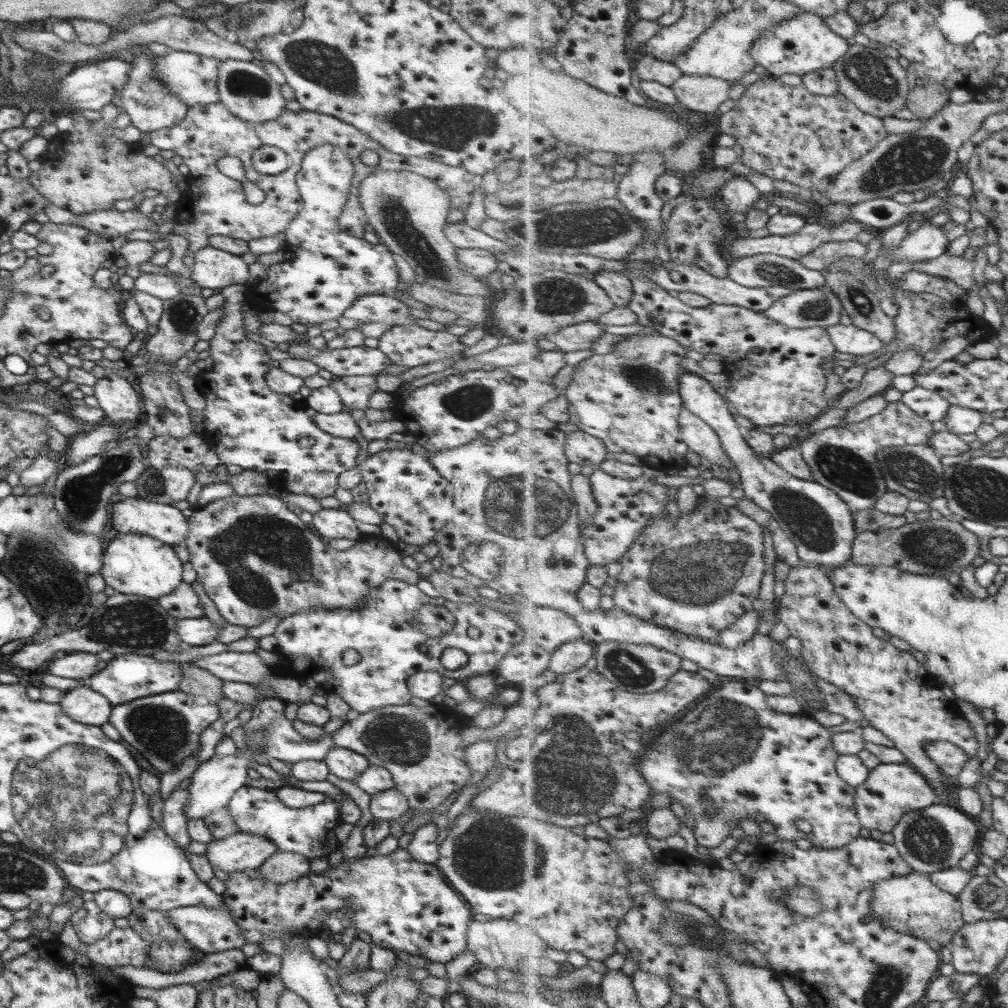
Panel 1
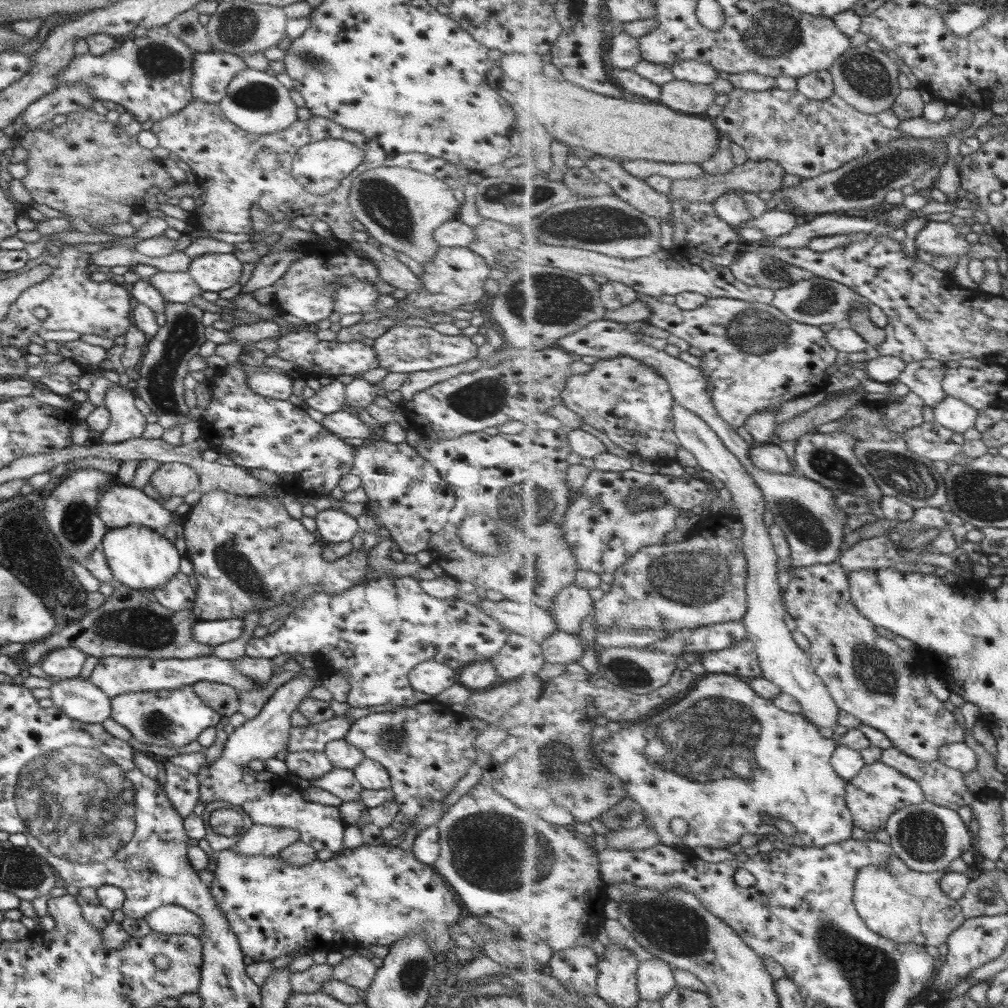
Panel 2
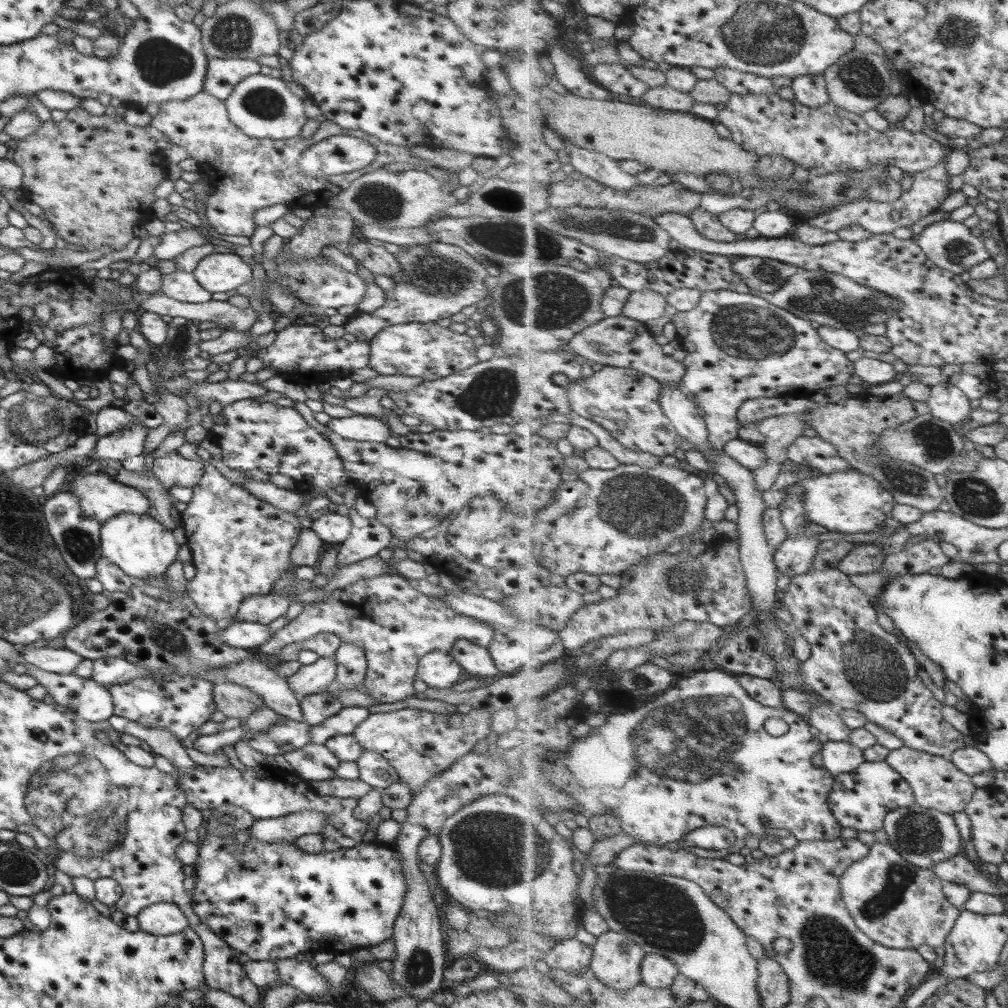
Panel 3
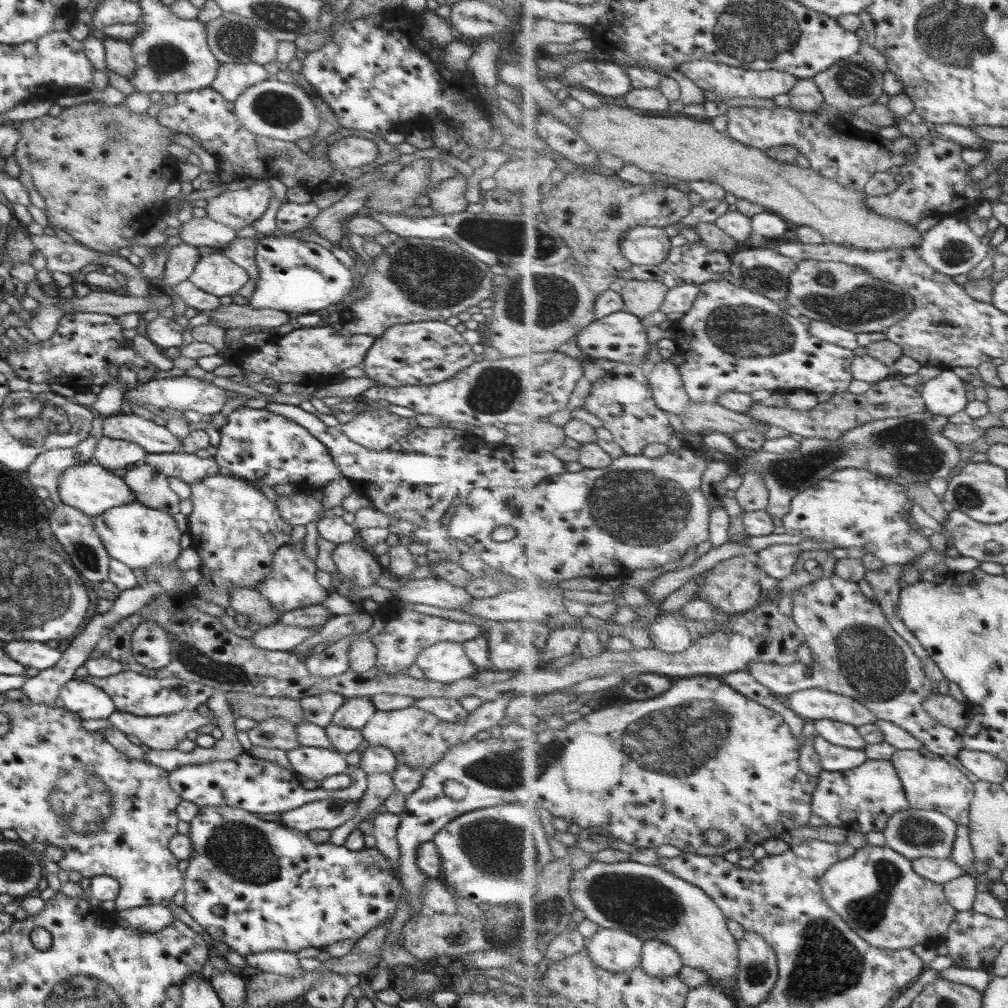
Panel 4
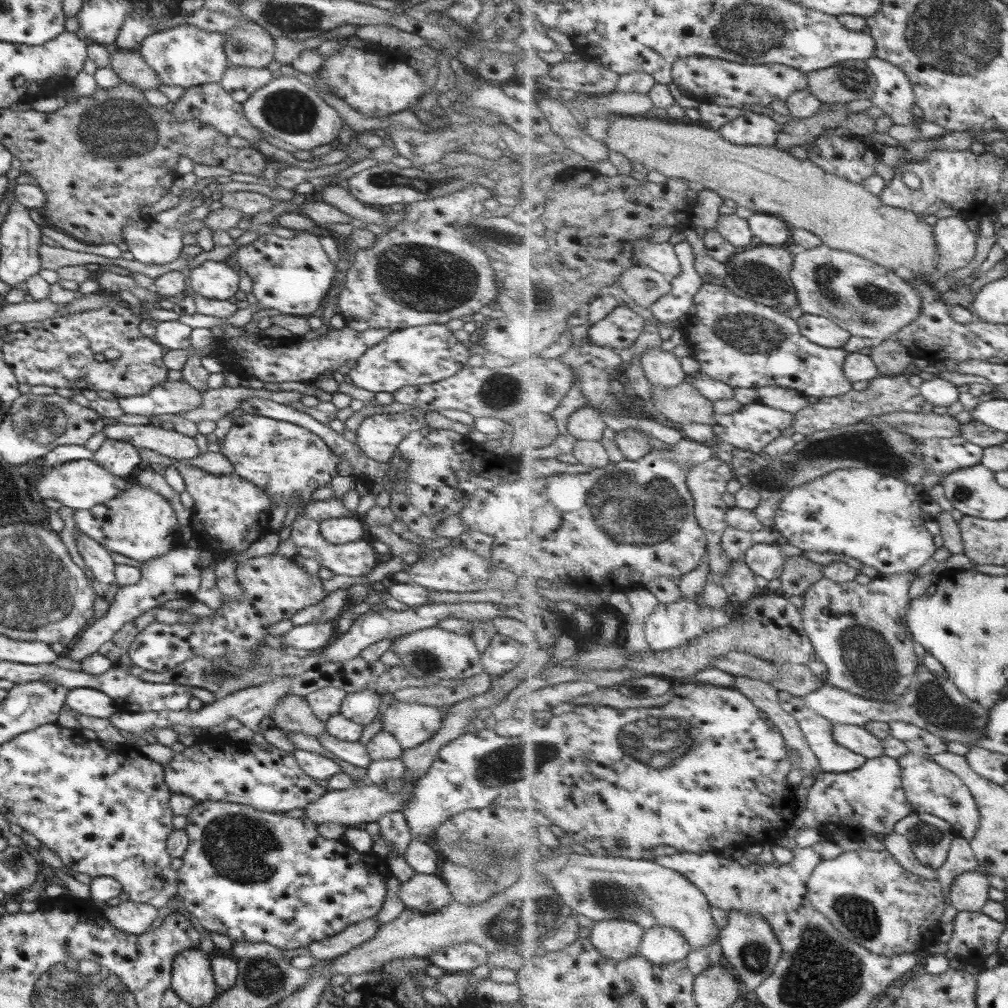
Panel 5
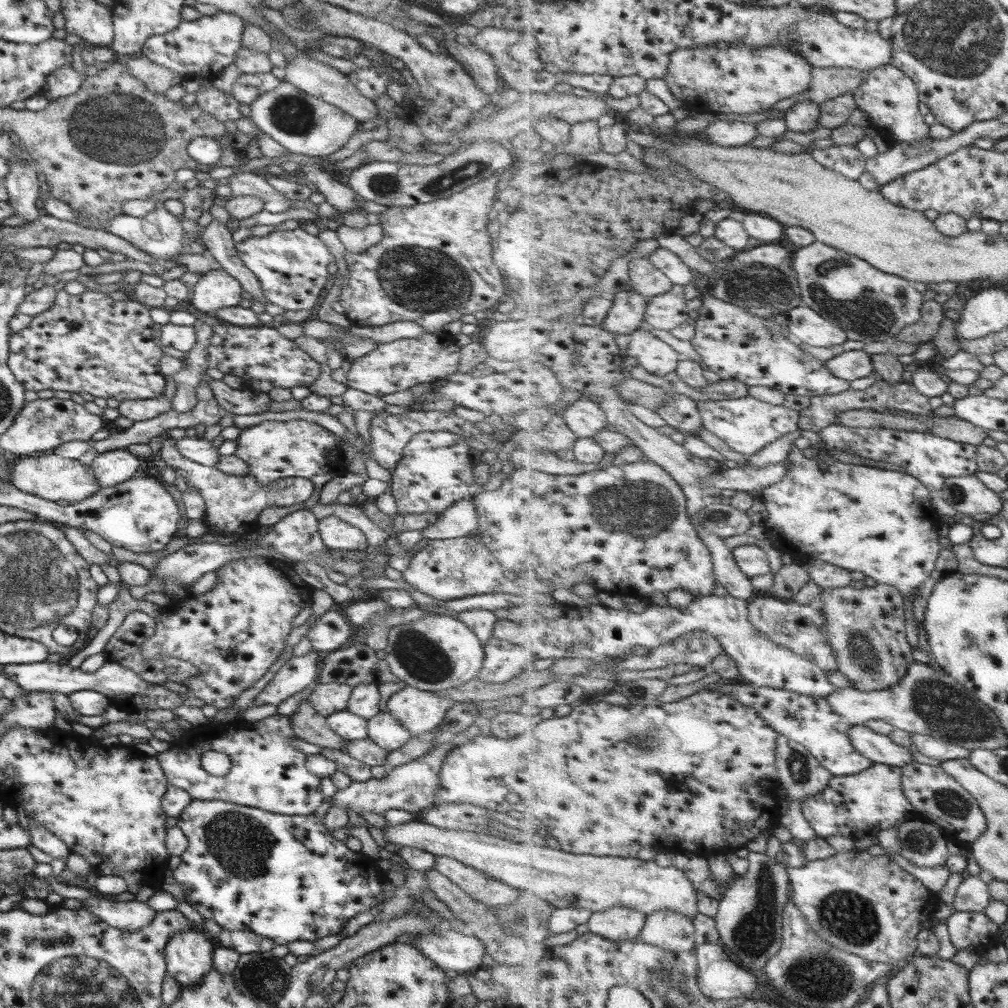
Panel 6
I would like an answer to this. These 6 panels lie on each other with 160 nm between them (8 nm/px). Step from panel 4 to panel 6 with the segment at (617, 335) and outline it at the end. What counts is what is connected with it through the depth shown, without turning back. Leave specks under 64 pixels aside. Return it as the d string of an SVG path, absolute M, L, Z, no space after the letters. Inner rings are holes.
M636 289L618 292L602 326L613 335L631 335L644 326L648 301Z

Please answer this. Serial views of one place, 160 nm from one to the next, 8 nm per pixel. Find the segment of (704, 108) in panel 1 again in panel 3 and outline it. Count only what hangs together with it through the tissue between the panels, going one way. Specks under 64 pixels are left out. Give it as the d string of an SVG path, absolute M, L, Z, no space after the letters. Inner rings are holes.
M667 85L649 88L647 95L642 99L642 104L651 108L679 113L689 113L691 106L695 103L691 94L679 92Z

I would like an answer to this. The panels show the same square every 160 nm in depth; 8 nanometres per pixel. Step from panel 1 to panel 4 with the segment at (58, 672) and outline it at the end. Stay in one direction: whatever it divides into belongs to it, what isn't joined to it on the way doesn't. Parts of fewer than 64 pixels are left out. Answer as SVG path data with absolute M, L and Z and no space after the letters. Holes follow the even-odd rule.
M11 640L5 642L3 650L8 658L17 664L38 671L55 667L62 655L62 652L56 648L50 648L45 643L31 641Z

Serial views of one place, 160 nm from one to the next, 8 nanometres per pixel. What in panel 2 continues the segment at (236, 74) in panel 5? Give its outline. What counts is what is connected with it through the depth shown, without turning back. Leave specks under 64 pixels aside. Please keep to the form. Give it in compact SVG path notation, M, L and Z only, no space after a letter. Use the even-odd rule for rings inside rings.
M223 52L193 53L189 93L192 100L219 103L225 96L227 84L237 72L247 68L241 58Z

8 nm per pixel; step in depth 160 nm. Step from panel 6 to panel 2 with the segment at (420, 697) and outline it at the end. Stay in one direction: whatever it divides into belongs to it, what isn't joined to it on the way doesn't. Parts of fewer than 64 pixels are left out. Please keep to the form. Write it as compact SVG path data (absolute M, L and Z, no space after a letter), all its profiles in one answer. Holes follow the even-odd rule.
M420 700L417 704L414 704L410 707L400 707L385 712L373 712L371 714L368 714L367 716L362 716L361 718L354 720L349 725L349 728L347 728L347 732L343 735L342 739L347 744L350 744L352 747L360 750L363 753L364 758L368 758L369 760L373 760L376 763L379 763L387 771L387 774L390 778L389 789L392 792L394 803L397 806L397 811L399 814L403 815L403 818L407 820L410 826L414 826L414 824L416 824L415 817L417 817L419 813L423 813L423 810L427 809L427 806L429 804L435 804L436 802L438 802L438 800L442 800L444 796L447 796L447 794L449 794L449 792L451 792L451 790L453 790L453 788L455 787L456 782L458 780L461 780L461 778L465 776L467 769L469 768L469 766L471 766L471 764L473 764L475 756L477 754L476 750L474 749L475 737L481 731L485 730L488 725L489 724L487 724L485 721L476 719L475 717L466 718L460 713L454 713L445 704L437 702L434 704L430 704L423 700Z

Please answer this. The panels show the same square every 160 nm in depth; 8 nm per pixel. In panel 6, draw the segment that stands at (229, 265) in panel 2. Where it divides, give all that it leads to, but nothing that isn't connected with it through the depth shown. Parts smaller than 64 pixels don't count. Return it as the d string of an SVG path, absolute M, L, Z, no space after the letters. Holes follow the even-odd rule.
M208 270L193 285L190 301L197 311L211 314L218 308L237 305L241 291L240 284L225 271Z

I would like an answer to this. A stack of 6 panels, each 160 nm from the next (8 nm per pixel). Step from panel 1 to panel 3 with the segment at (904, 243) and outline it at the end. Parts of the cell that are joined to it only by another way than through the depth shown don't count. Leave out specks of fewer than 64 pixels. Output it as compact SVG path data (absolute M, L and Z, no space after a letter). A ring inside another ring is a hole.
M950 219L930 224L918 235L917 241L926 255L935 261L935 264L954 272L956 275L961 272L969 272L973 266L985 262L988 256L988 250L985 246L986 239L965 224Z

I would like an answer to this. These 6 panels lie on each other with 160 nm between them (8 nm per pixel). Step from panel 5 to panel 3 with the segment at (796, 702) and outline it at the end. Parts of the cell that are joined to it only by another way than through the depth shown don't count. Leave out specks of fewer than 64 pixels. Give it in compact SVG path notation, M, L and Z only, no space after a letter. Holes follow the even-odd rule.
M828 740L823 744L820 753L823 758L823 766L834 775L857 770L867 761L864 750L849 741Z

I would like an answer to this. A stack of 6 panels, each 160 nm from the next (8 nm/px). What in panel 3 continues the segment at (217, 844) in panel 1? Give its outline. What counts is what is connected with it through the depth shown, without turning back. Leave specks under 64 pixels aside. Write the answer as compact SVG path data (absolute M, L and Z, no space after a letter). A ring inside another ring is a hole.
M302 811L279 818L255 819L248 835L259 842L291 842L306 834L318 834L323 828L325 815Z

